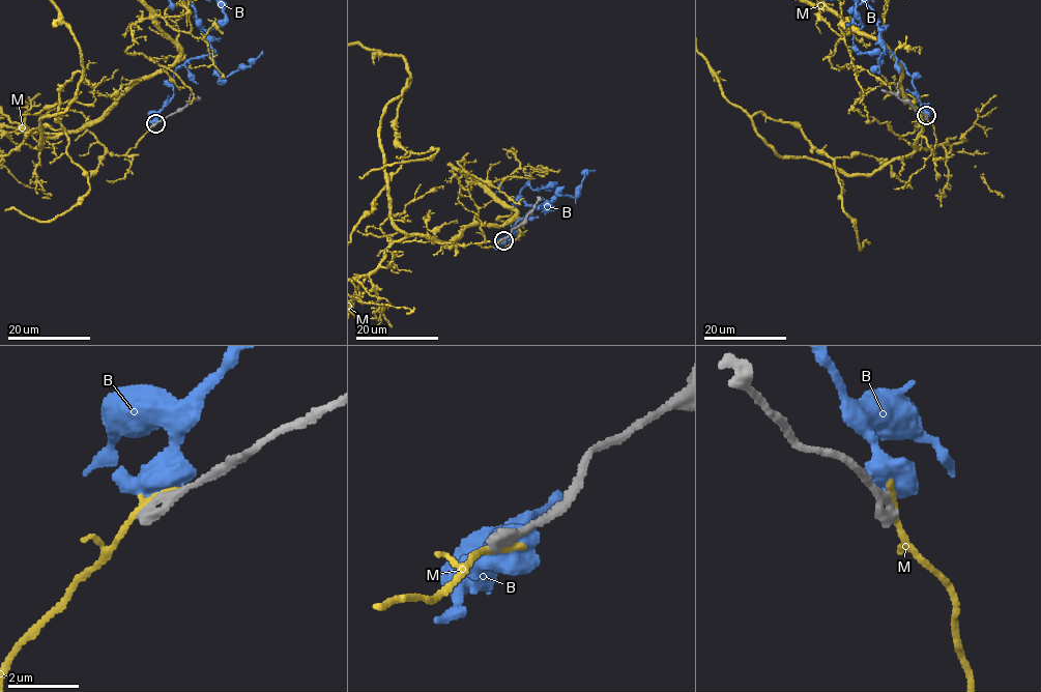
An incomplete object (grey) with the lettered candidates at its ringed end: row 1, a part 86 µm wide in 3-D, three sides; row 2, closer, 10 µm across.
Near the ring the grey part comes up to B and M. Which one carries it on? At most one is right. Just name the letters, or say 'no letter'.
no letter

